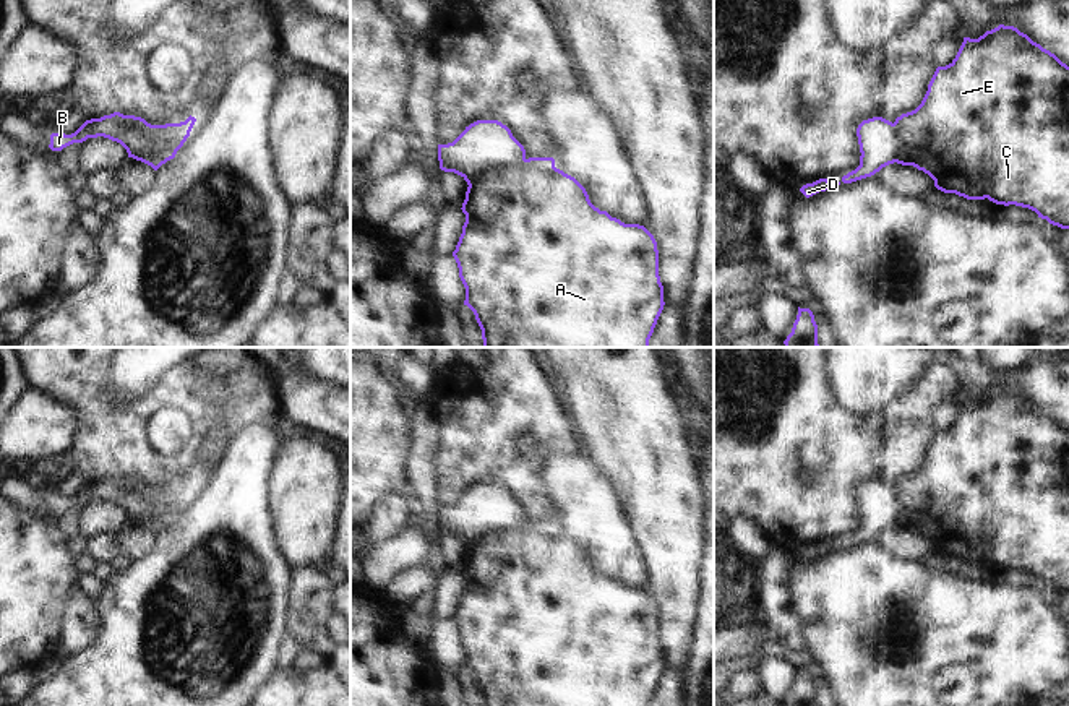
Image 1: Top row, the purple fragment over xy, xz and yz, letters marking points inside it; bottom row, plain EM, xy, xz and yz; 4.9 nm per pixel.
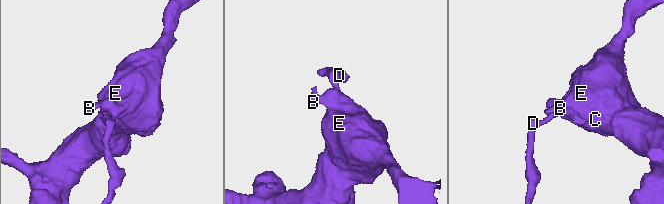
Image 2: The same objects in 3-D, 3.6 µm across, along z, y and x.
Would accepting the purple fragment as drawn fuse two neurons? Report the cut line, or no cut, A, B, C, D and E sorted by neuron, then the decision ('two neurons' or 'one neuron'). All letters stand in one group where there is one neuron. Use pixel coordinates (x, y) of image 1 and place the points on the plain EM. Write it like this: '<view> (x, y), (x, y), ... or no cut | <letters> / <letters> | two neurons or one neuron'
xz (553, 529), (502, 528), (485, 534), (469, 549) | A C E / B D | two neurons

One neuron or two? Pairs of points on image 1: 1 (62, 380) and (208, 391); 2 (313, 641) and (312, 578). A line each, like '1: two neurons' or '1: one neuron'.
1: one neuron
2: one neuron

